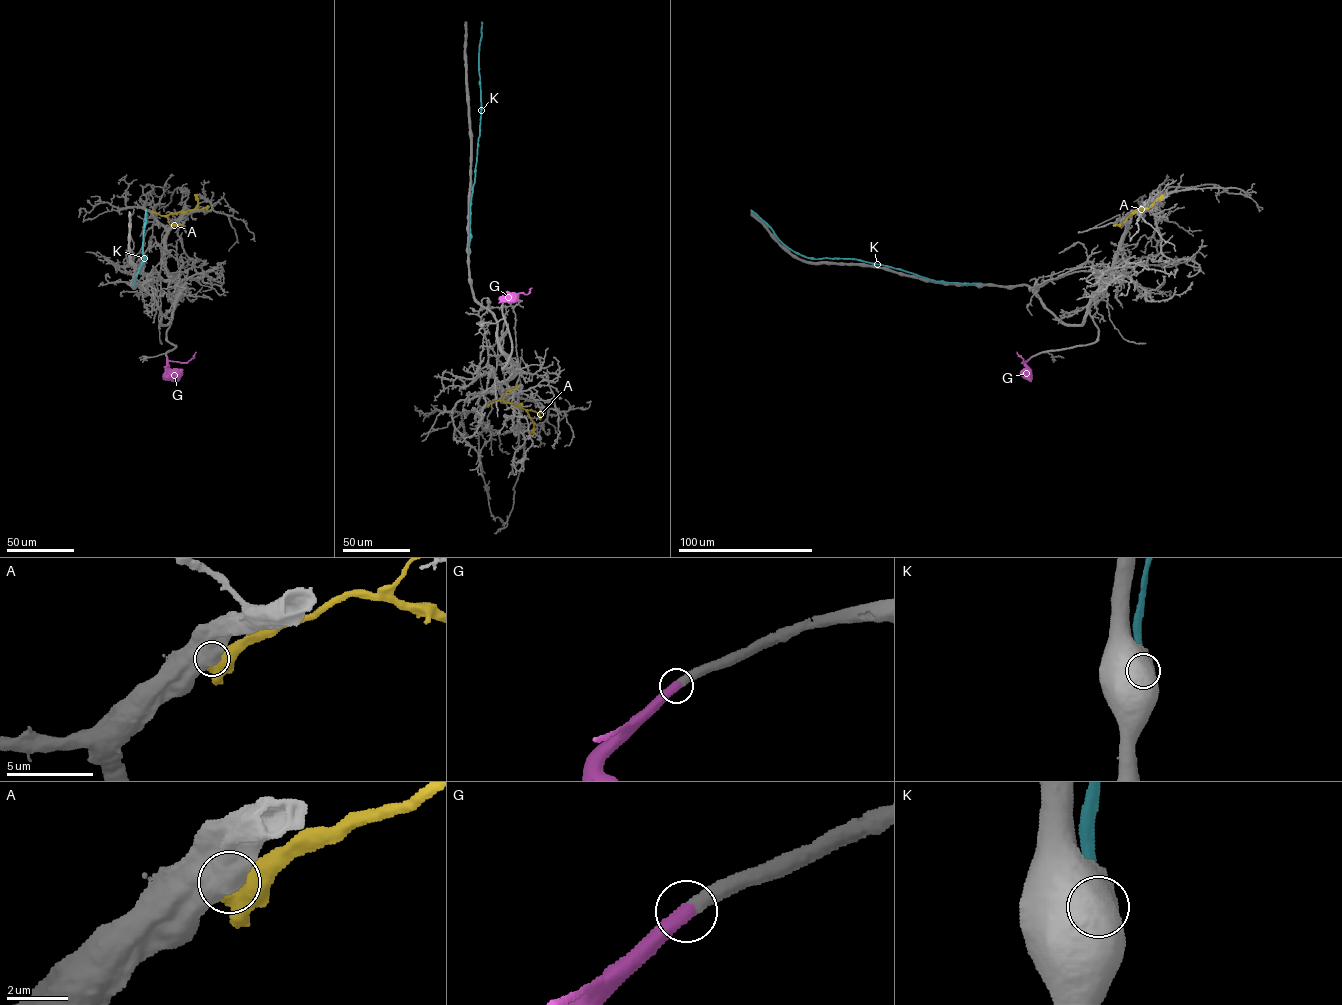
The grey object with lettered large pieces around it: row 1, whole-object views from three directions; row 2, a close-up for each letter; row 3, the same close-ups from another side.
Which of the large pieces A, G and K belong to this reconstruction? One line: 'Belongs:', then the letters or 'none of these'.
Belongs: G

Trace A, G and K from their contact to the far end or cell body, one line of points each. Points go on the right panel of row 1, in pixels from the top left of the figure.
A: (1134, 211), (1129, 215), (1146, 209), (1162, 193)
G: (1031, 357), (1022, 362), (1023, 359), (1016, 352)
K: (979, 283), (934, 281), (854, 259), (807, 258), (786, 246), (751, 209)

